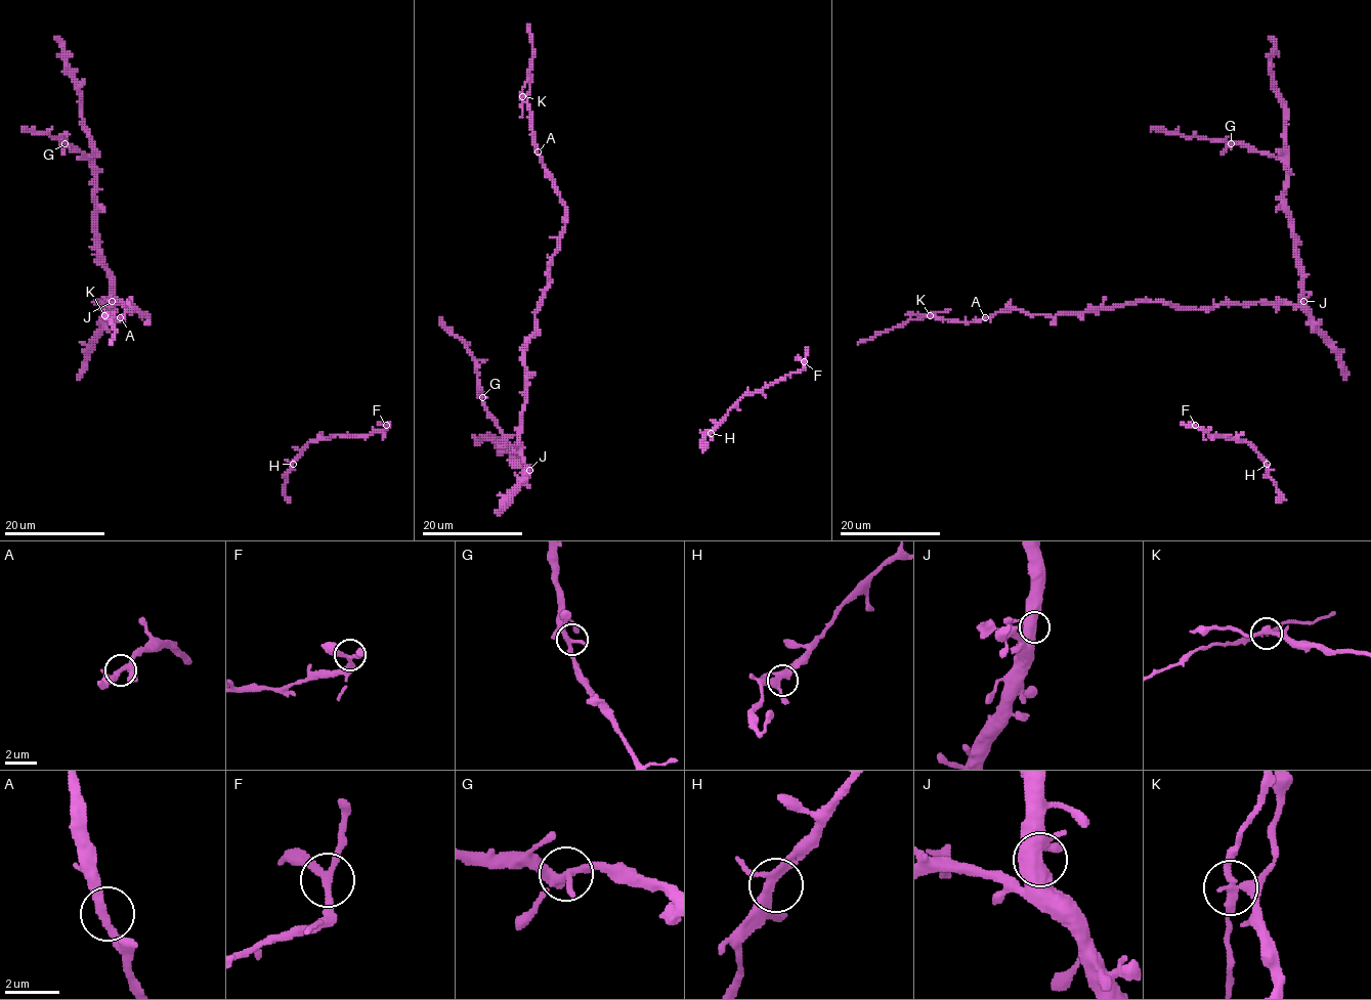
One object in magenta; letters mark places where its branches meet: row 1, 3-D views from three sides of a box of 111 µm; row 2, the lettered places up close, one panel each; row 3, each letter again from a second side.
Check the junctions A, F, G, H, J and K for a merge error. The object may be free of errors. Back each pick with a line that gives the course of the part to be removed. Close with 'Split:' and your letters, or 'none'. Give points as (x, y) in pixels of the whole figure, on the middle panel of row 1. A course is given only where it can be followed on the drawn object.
K: course (521, 96), (532, 52), (526, 24)
Split: K

